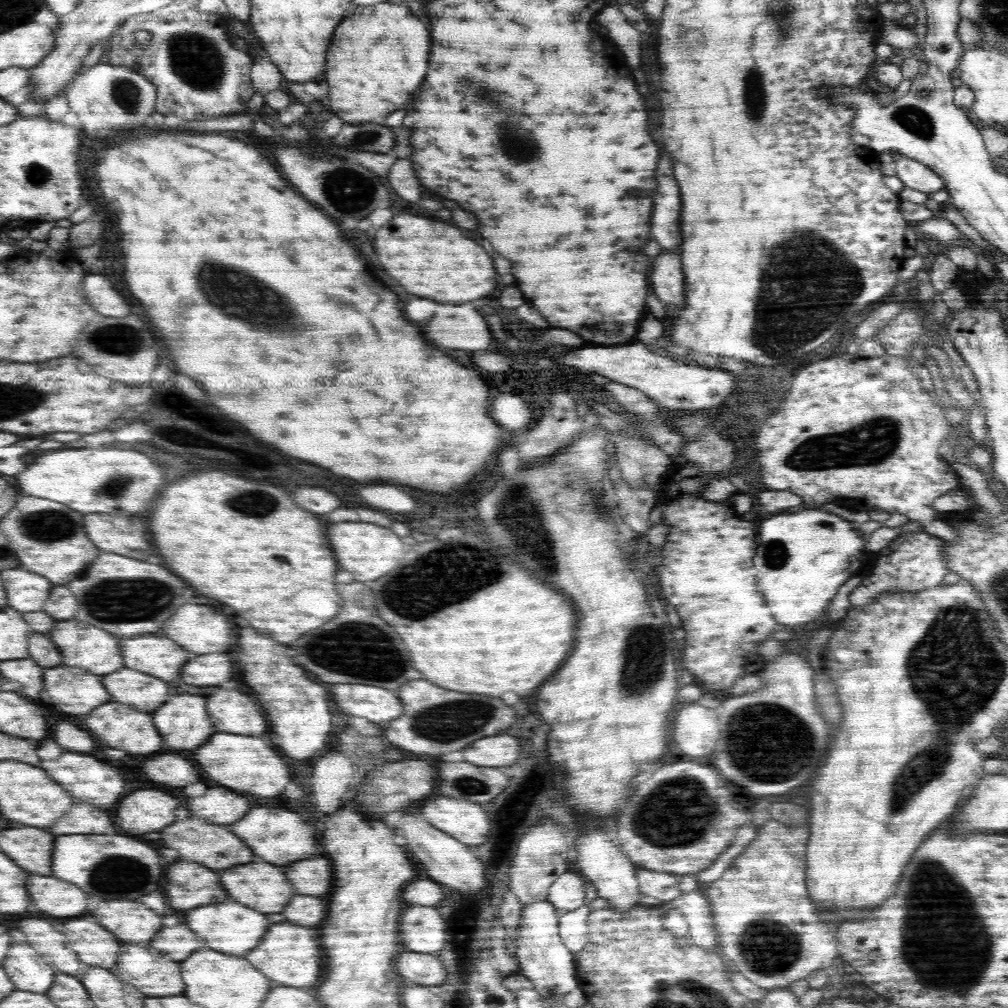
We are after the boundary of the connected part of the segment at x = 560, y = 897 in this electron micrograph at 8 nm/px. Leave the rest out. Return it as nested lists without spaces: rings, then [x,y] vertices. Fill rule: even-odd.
[[[574,870],[562,874],[556,879],[556,882],[548,888],[547,899],[556,908],[562,910],[576,910],[584,906],[586,900],[587,880],[584,876]]]

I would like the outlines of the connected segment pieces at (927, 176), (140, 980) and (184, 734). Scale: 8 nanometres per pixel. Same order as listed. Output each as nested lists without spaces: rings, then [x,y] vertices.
[[[904,155],[895,163],[896,175],[906,186],[926,194],[936,193],[945,189],[944,179],[928,165]]]
[[[128,944],[124,948],[126,950],[120,954],[120,960],[116,962],[116,968],[112,970],[112,972],[116,972],[116,976],[130,982],[146,996],[174,996],[174,994],[184,992],[184,982],[180,978],[180,964],[178,962],[170,960],[166,954],[160,954],[158,950],[142,948],[138,944]]]
[[[196,694],[172,696],[152,714],[152,718],[168,748],[198,748],[214,734],[206,702]]]

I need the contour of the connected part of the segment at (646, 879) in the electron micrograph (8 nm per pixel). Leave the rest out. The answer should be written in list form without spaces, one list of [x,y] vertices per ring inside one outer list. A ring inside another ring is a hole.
[[[639,868],[640,872],[636,872],[638,878],[640,892],[644,896],[652,896],[659,900],[674,900],[680,896],[680,878],[677,874],[656,872],[655,870],[648,870]]]

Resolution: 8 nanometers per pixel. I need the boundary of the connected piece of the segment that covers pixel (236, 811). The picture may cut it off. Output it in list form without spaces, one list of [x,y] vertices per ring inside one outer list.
[[[210,788],[200,798],[188,798],[186,808],[190,808],[194,816],[200,816],[212,824],[232,824],[250,810],[250,804],[244,796],[238,796],[226,788]]]

